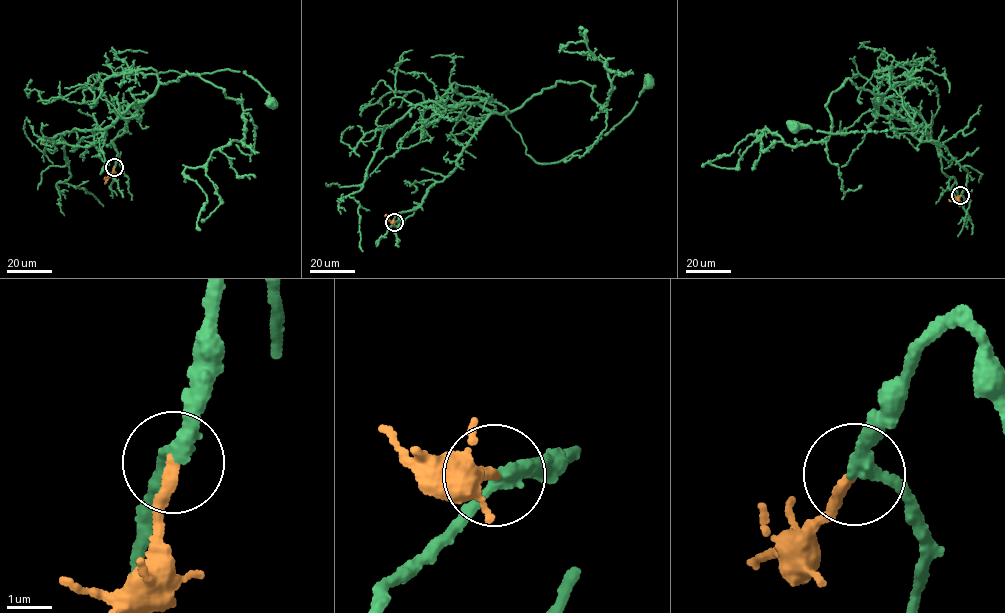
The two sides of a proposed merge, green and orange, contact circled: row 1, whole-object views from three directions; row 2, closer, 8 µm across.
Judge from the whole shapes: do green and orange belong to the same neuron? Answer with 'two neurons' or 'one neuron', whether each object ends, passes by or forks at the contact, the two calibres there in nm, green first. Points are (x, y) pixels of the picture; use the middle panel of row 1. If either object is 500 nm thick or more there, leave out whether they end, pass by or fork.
one neuron | green passes by | orange ends | 280/240 nm

